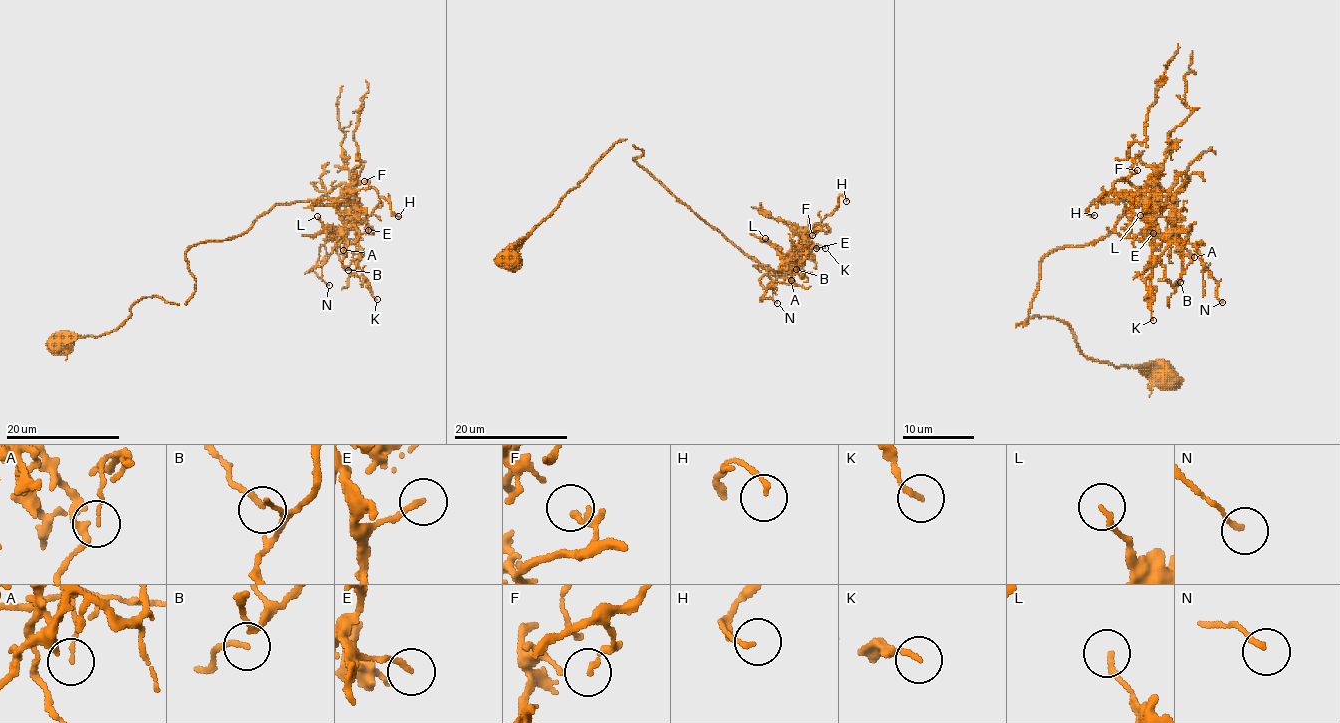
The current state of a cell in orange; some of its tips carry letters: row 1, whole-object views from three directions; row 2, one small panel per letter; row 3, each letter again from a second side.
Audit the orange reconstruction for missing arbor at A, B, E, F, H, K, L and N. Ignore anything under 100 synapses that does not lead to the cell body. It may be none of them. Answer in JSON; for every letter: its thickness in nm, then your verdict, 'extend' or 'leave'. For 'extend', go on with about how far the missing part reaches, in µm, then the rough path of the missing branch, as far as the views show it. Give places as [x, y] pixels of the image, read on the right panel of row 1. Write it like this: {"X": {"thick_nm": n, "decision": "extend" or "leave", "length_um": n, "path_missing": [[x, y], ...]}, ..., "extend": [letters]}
{"A": {"thick_nm": 80, "decision": "leave"}, "B": {"thick_nm": 100, "decision": "leave"}, "E": {"thick_nm": 150, "decision": "leave"}, "F": {"thick_nm": 140, "decision": "leave"}, "H": {"thick_nm": 120, "decision": "leave"}, "K": {"thick_nm": 150, "decision": "leave"}, "L": {"thick_nm": 160, "decision": "leave"}, "N": {"thick_nm": 150, "decision": "leave"}, "extend": []}

